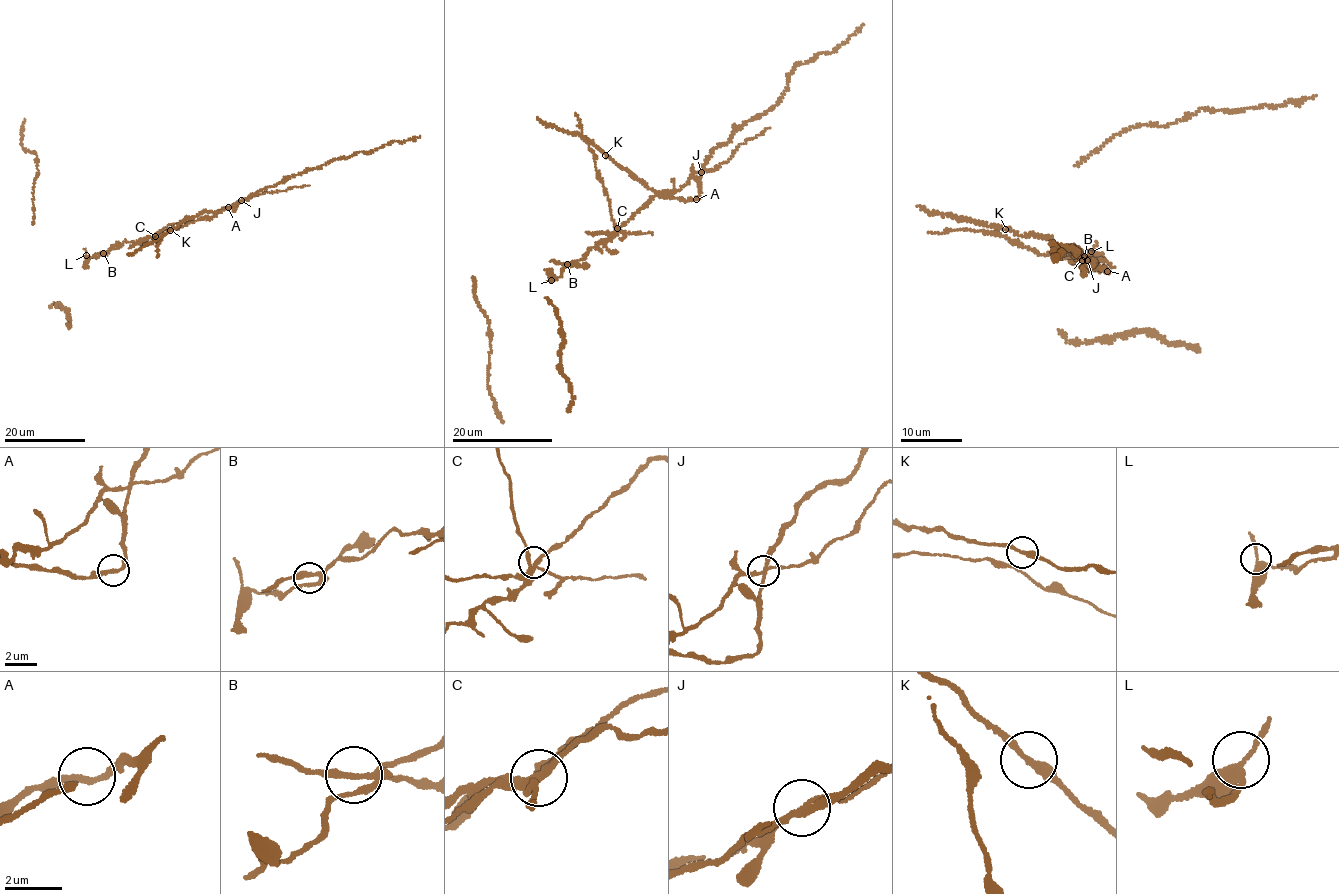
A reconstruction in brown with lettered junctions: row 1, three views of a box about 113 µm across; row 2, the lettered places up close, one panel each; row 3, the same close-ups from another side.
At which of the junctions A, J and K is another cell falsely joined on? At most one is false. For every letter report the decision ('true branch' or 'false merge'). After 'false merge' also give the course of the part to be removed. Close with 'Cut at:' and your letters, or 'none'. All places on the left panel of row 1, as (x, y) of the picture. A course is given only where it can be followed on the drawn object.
A: true branch
J: false merge; course (241, 201), (212, 217), (160, 231), (154, 238), (156, 243), (160, 240), (157, 245), (157, 258)
K: true branch
Cut at: J

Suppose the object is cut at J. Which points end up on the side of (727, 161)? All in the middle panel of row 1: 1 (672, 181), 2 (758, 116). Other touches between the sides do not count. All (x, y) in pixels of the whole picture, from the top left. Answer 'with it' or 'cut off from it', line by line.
1: with it
2: cut off from it

